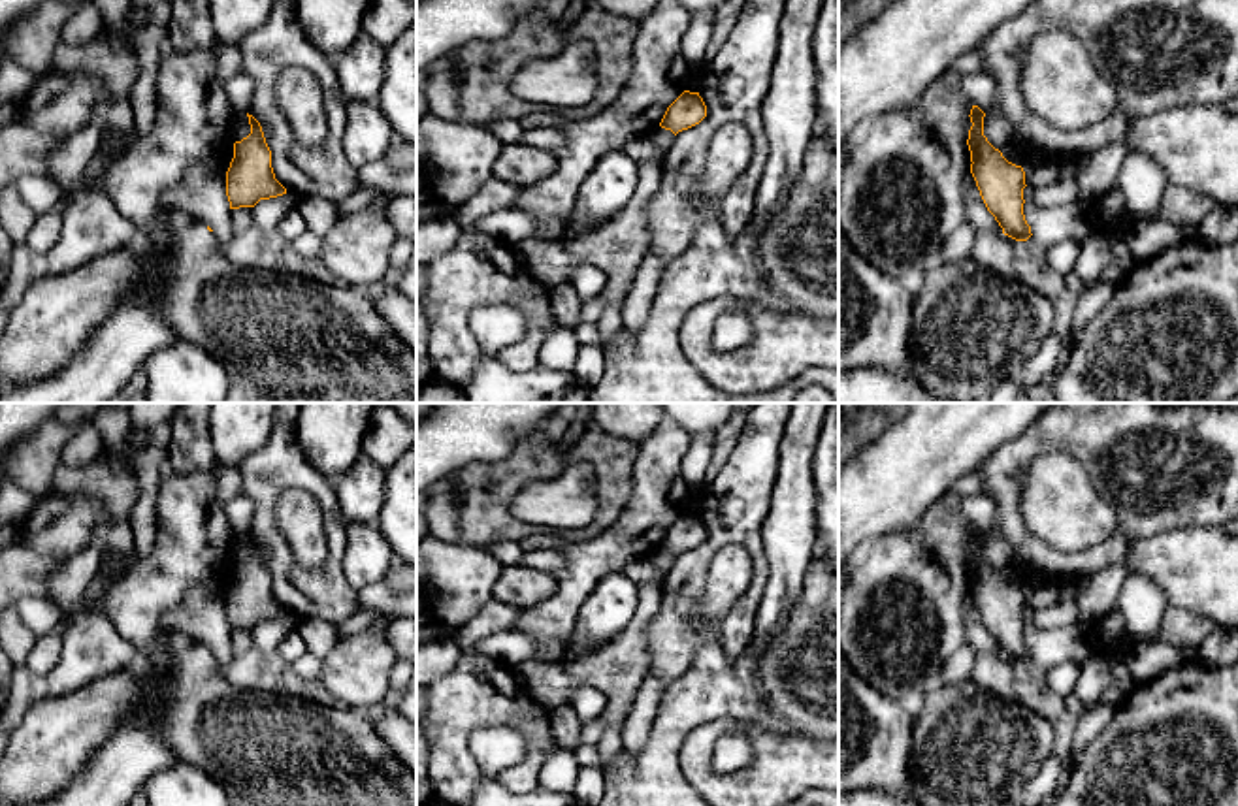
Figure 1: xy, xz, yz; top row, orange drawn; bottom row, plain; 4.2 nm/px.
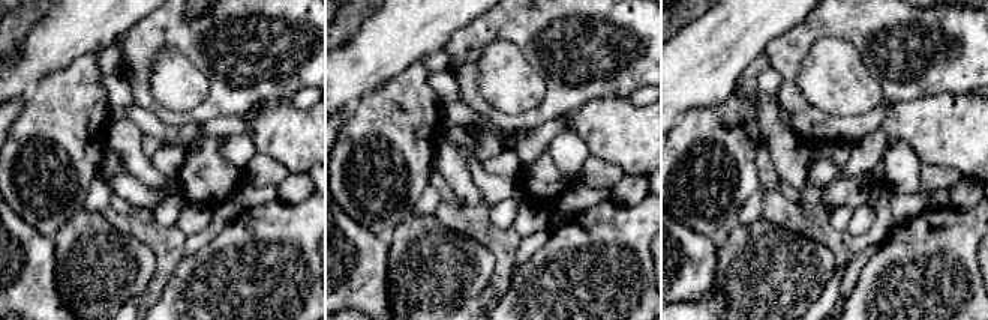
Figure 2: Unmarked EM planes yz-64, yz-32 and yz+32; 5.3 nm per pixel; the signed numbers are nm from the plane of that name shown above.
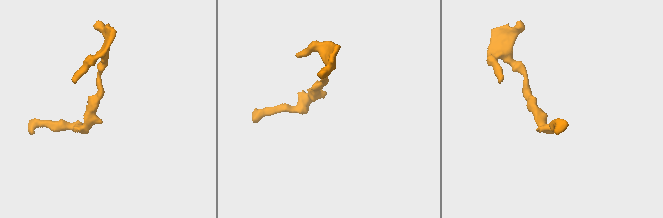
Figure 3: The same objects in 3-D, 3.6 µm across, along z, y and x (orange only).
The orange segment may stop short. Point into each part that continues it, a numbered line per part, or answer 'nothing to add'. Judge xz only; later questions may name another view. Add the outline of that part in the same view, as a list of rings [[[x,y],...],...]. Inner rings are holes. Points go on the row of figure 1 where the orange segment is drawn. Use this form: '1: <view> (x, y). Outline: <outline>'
nothing to add

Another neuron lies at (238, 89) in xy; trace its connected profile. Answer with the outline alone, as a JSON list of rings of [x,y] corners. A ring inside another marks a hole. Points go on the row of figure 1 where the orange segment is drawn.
[[[237,73],[226,79],[224,92],[234,113],[237,115],[247,113],[254,92],[254,81],[245,73]]]

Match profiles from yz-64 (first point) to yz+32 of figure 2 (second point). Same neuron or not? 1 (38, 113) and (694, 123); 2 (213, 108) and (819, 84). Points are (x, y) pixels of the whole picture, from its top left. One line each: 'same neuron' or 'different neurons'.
1: same neuron
2: different neurons

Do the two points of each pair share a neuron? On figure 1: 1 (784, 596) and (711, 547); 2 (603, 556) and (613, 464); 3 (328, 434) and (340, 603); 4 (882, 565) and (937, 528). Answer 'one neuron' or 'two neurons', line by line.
1: two neurons
2: two neurons
3: two neurons
4: one neuron

